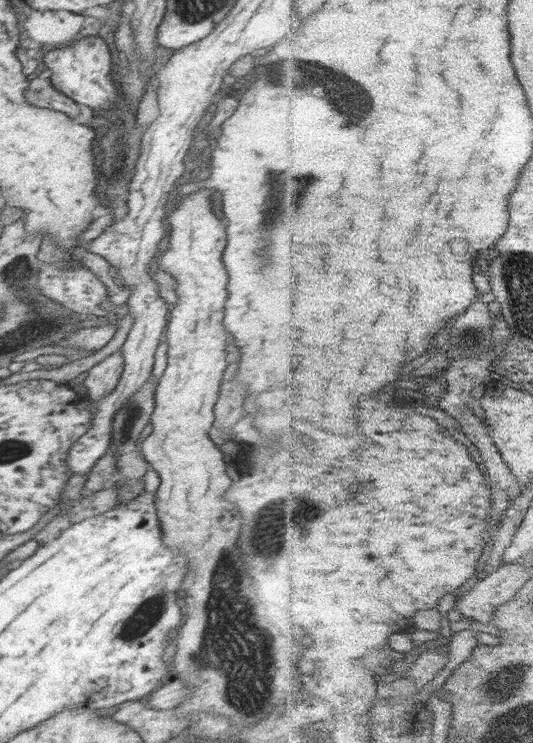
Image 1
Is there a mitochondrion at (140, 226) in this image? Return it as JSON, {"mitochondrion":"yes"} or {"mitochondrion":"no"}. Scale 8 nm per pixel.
{"mitochondrion":"no"}

